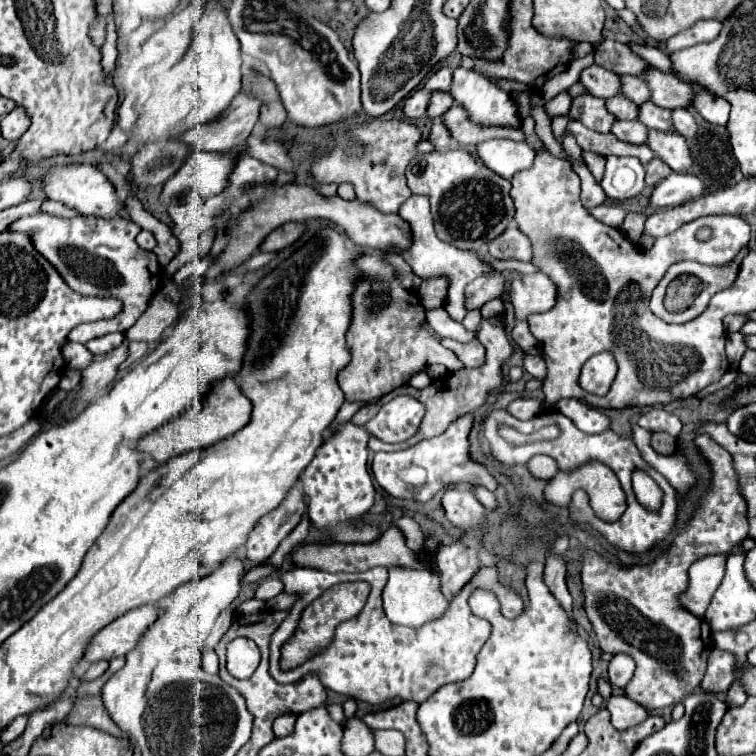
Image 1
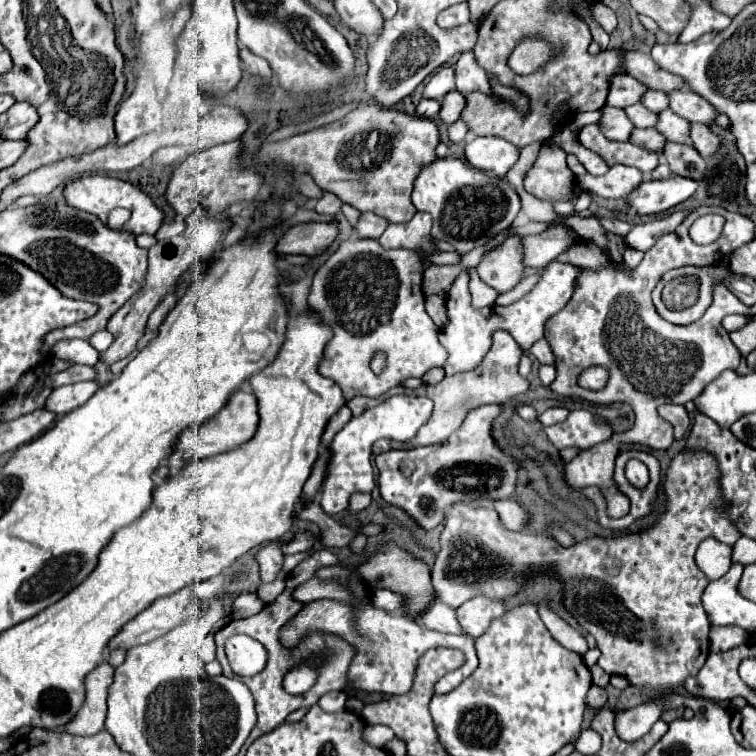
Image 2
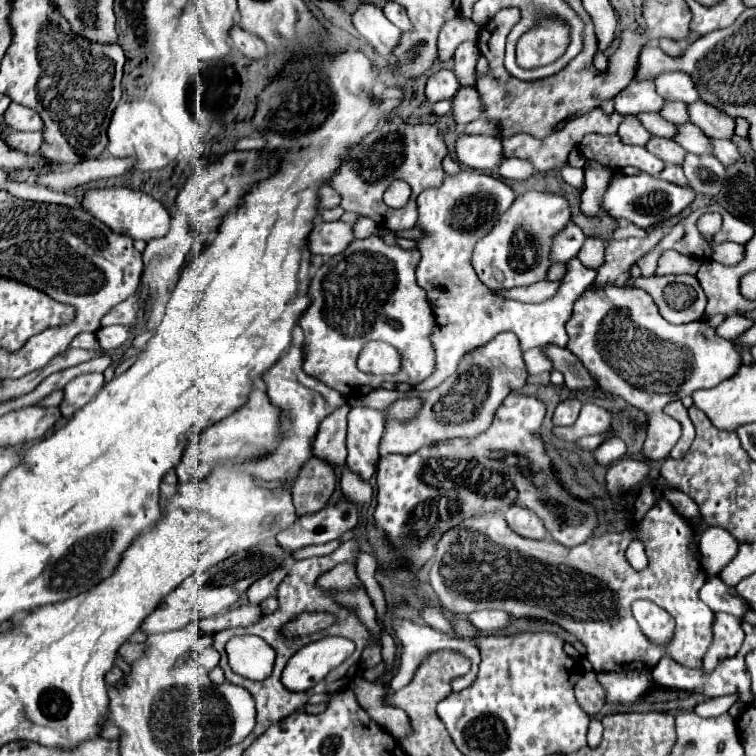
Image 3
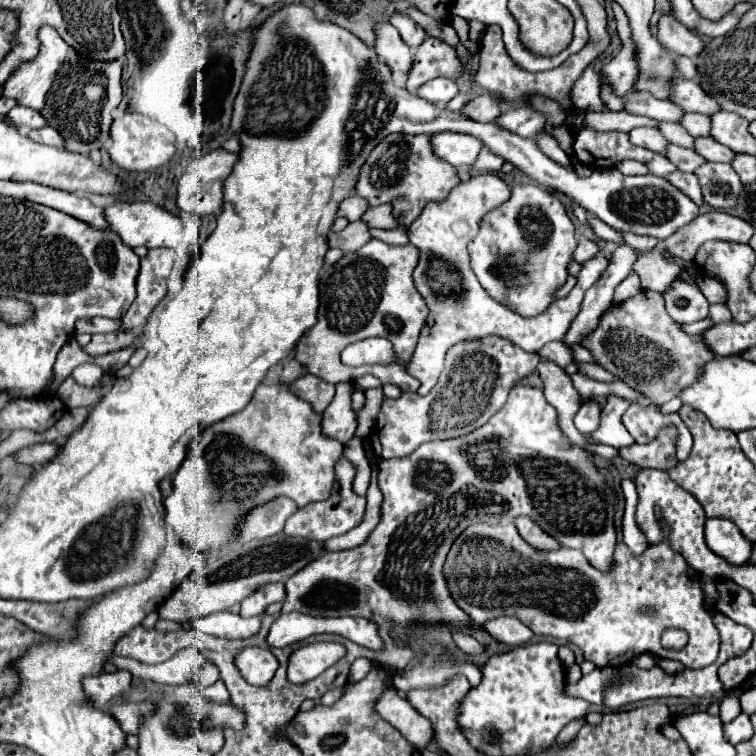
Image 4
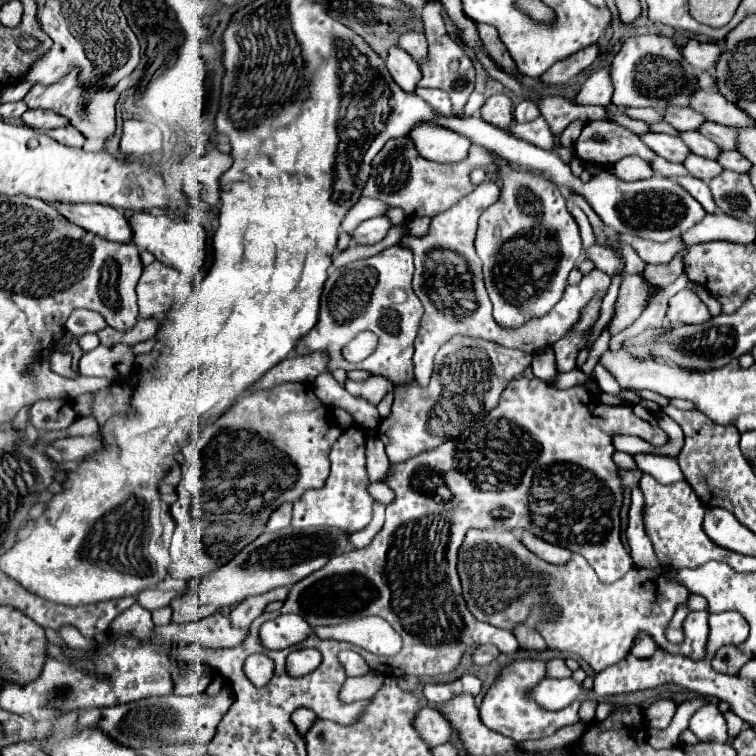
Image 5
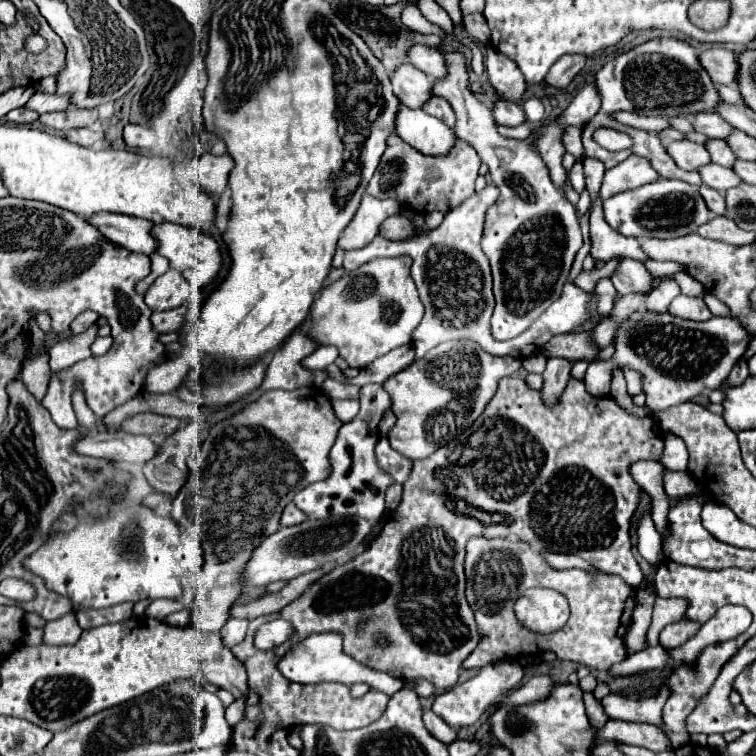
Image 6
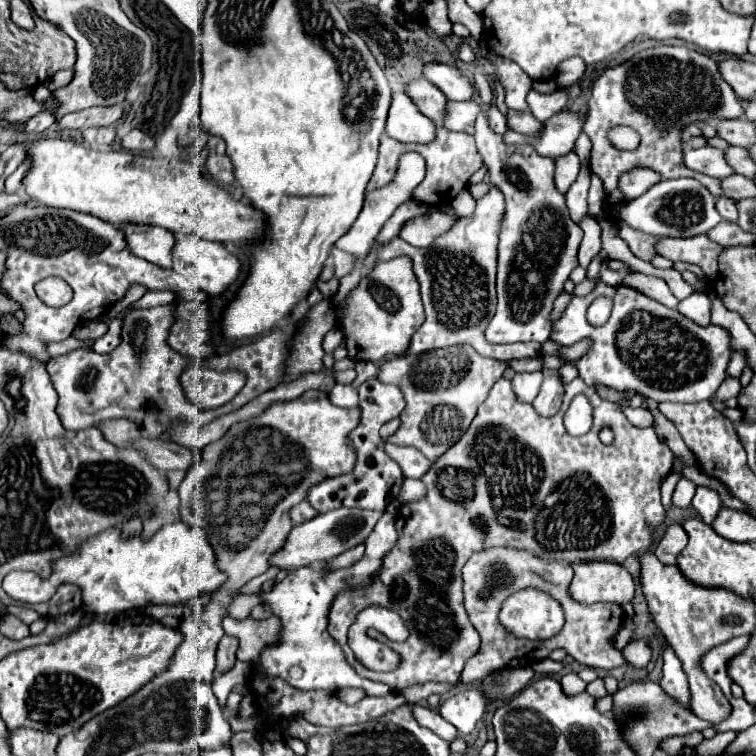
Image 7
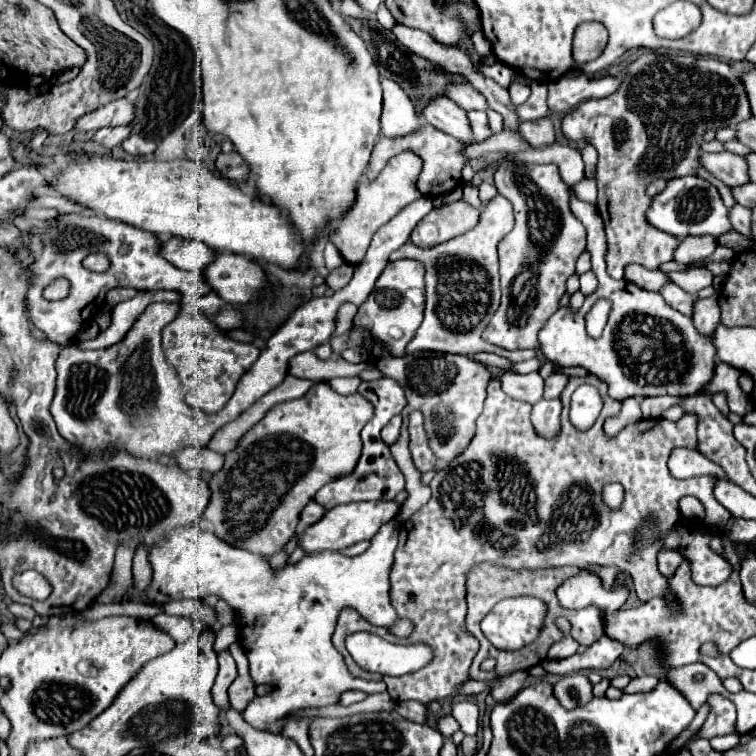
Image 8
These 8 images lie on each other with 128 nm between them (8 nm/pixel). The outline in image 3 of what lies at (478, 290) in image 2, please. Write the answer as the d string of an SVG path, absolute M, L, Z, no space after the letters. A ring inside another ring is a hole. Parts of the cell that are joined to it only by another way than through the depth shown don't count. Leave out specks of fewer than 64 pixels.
M536 282L530 286L520 286L520 288L510 288L510 290L494 290L492 294L514 298L520 302L542 302L542 300L548 300L556 290L558 290L556 282Z

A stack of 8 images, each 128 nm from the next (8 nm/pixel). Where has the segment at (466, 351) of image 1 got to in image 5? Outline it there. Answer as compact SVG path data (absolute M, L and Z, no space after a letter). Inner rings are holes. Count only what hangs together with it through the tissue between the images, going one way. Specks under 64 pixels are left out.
M486 178L482 184L478 184L470 194L458 200L450 210L434 216L434 222L430 222L430 232L422 238L406 236L402 238L402 246L410 248L414 252L414 264L418 266L414 272L412 287L420 302L424 304L424 318L420 324L420 334L416 336L416 352L414 352L414 372L416 382L420 386L428 386L434 370L434 356L438 354L440 346L446 344L452 336L472 336L472 338L484 338L492 340L506 348L518 348L524 352L536 352L540 348L530 346L552 346L556 340L568 332L568 328L576 322L576 316L580 316L582 309L594 296L604 296L611 284L608 274L594 268L588 274L584 274L577 285L567 285L562 300L552 308L550 314L542 318L532 318L520 328L502 328L496 324L492 316L492 304L486 294L484 282L482 282L482 264L474 250L474 238L476 238L476 224L480 214L492 206L500 198L500 186ZM362 332L350 344L344 346L342 356L348 362L362 362L376 350L376 344L378 344L378 338L374 332Z

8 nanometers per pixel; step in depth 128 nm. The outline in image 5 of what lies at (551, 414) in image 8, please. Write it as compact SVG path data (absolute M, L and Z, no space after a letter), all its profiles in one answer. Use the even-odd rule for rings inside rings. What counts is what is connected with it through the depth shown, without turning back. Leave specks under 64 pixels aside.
M594 296L580 314L580 320L552 346L556 352L556 366L560 372L570 372L576 368L576 356L582 352L590 340L590 330L600 318L604 296Z

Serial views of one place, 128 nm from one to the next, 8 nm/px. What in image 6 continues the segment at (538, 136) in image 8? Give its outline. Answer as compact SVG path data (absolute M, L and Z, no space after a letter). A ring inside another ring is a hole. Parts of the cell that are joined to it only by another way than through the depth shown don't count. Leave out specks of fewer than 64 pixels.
M502 98L496 100L492 114L494 114L494 122L498 126L516 126L516 124L522 124L526 120L524 112L518 104L514 104L510 100L502 100Z

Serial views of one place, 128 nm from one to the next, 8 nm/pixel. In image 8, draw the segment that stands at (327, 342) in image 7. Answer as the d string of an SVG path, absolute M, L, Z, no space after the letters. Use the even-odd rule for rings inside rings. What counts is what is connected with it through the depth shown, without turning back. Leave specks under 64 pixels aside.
M406 150L398 156L394 156L376 180L372 180L368 184L360 184L356 204L348 210L348 214L344 214L344 218L330 232L330 242L338 248L338 252L350 266L356 266L364 260L370 240L382 224L386 224L390 218L394 218L396 212L400 212L400 208L404 208L408 202L420 198L420 190L416 188L416 180L420 176L420 172L422 172L422 158L416 156L414 152ZM344 302L338 310L338 316L336 316L336 330L332 336L342 336L346 332L352 330L352 320L354 320L354 314L356 314L358 306L352 304L352 302Z

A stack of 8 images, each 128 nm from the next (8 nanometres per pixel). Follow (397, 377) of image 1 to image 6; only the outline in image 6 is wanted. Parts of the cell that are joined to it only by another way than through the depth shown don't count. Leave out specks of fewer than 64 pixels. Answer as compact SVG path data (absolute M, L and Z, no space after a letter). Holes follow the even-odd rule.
M410 256L376 258L346 272L340 280L326 286L316 304L312 304L310 326L304 328L306 336L318 346L336 346L340 358L344 358L350 368L358 370L390 350L410 344L412 332L424 316L424 306L410 276L410 266Z

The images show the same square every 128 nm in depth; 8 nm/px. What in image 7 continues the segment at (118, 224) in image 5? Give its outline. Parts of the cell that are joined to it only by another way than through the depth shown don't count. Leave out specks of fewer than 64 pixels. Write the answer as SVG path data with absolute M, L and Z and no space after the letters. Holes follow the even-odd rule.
M120 224L118 228L124 232L126 244L132 254L162 268L170 268L170 248L174 246L172 232L146 224Z

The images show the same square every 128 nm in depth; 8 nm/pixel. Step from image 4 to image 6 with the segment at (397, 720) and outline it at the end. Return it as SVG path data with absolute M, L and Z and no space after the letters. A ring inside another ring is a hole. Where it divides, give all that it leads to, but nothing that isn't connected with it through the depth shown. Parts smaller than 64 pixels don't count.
M432 710L424 712L424 726L428 728L428 732L430 732L434 738L438 738L438 740L444 742L444 744L450 744L450 742L456 740L456 730L454 730L452 726L444 724L444 720L440 720Z

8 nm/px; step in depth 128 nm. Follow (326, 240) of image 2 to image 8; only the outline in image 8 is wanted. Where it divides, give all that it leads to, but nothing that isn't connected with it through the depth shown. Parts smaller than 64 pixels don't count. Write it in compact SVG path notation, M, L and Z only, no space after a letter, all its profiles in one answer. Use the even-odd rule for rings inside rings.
M458 200L452 204L444 204L434 208L428 216L424 216L416 228L412 230L410 242L418 248L432 248L442 244L454 236L460 236L476 226L480 210L470 204Z

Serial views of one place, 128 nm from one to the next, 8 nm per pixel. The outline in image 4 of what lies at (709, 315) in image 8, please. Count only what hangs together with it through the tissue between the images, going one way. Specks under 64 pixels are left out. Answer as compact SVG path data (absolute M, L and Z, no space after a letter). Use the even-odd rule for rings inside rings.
M674 280L664 290L668 316L678 324L692 324L702 320L702 292L696 284Z

